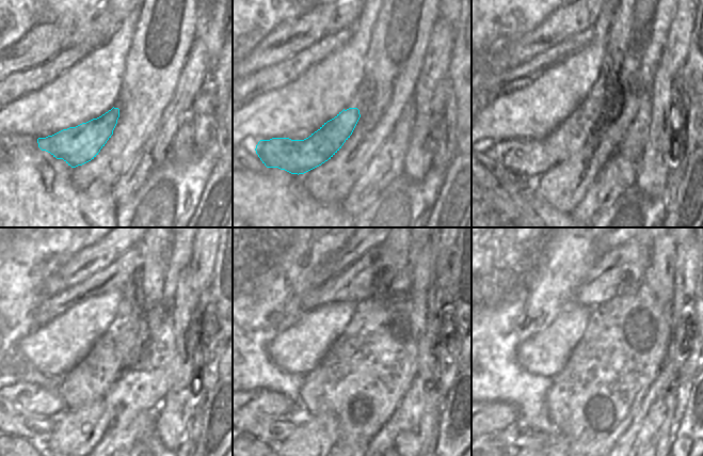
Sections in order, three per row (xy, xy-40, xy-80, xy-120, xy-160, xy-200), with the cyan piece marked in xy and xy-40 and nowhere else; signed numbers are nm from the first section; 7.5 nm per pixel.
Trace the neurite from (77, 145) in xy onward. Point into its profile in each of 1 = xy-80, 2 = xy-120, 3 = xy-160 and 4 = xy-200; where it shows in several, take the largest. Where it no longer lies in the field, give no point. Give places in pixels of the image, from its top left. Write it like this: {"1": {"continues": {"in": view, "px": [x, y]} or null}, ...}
{"1": {"continues": {"in": "xy-80", "px": [526, 157]}}, "2": {"continues": {"in": "xy-120", "px": [96, 373]}}, "3": {"continues": {"in": "xy-160", "px": [336, 373]}}, "4": {"continues": {"in": "xy-200", "px": [581, 372]}}}

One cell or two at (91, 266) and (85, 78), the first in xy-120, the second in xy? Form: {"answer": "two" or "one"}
{"answer": "two"}

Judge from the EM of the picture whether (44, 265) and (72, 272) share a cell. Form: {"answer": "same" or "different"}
{"answer": "different"}

